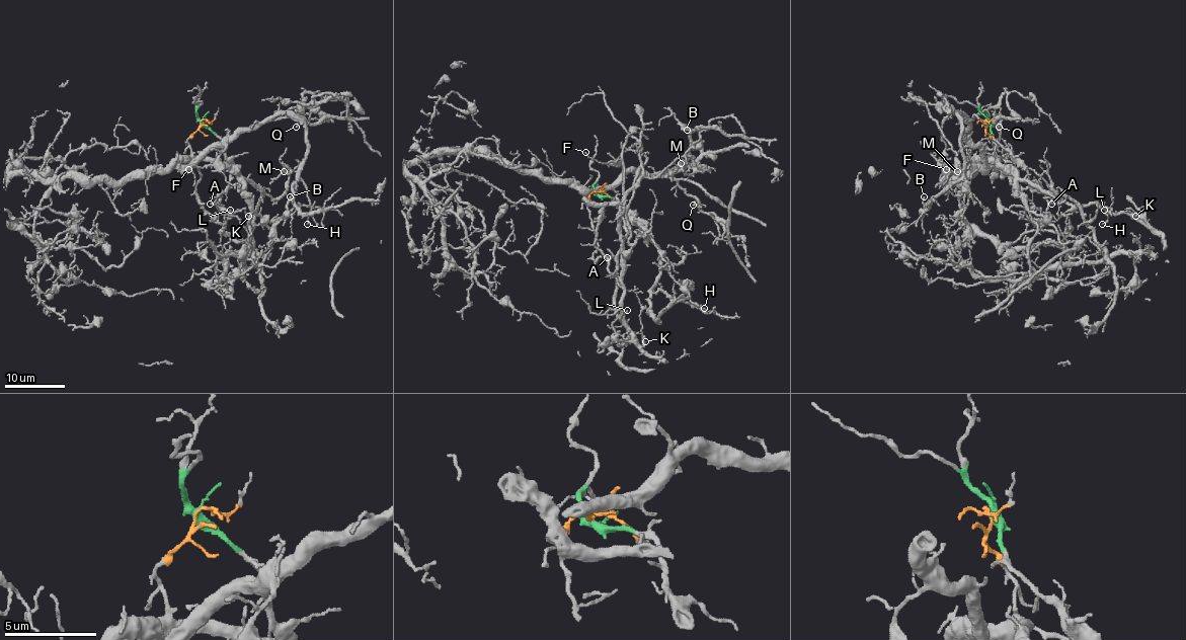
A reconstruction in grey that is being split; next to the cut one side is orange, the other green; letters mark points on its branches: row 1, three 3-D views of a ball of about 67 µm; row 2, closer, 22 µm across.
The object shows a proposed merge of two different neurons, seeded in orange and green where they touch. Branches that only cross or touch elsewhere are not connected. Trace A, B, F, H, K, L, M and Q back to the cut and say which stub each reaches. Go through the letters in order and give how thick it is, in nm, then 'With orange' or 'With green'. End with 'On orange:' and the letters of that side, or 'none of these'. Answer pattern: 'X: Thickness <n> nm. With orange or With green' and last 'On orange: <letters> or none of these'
A: Thickness 100 nm. With green
B: Thickness 140 nm. With orange
F: Thickness 140 nm. With orange
H: Thickness 100 nm. With orange
K: Thickness 120 nm. With green
L: Thickness 120 nm. With green
M: Thickness 120 nm. With orange
Q: Thickness 170 nm. With orange
On orange: B, F, H, M, Q

